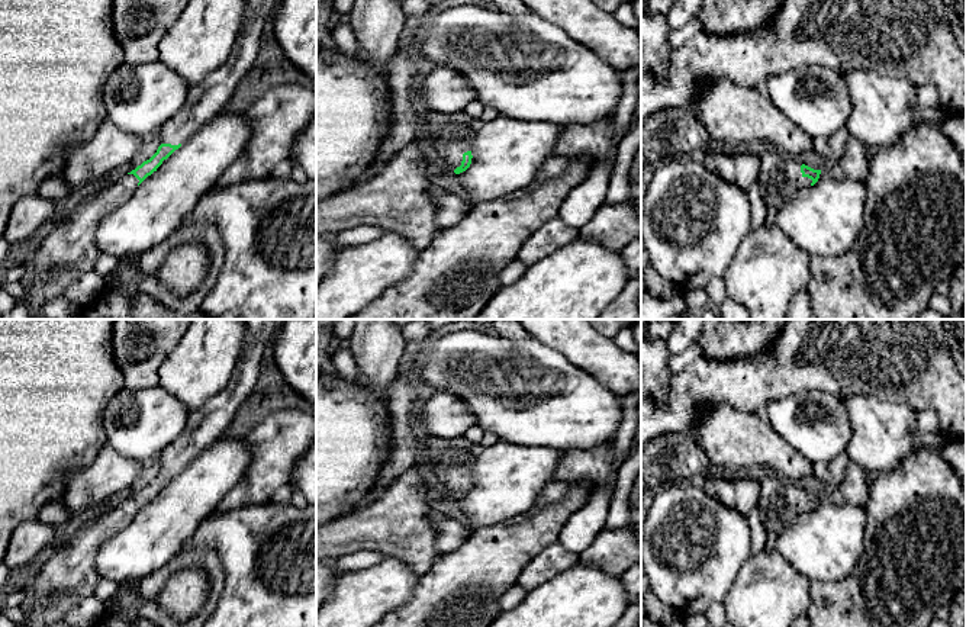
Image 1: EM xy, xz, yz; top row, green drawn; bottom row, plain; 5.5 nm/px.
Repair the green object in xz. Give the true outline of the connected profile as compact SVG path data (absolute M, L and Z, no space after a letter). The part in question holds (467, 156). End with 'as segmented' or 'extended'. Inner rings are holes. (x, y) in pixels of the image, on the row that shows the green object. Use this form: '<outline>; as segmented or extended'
M422 112L418 138L435 160L447 163L448 170L460 174L471 164L471 145L482 129L482 119L460 113Z; extended

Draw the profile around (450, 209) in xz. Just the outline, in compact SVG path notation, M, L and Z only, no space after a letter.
M447 193L432 197L435 203L435 225L438 229L450 228L460 222L468 212L468 208L461 196Z

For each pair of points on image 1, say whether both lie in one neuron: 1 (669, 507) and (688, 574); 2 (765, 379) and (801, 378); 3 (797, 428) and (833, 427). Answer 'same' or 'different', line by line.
1: same
2: same
3: same

